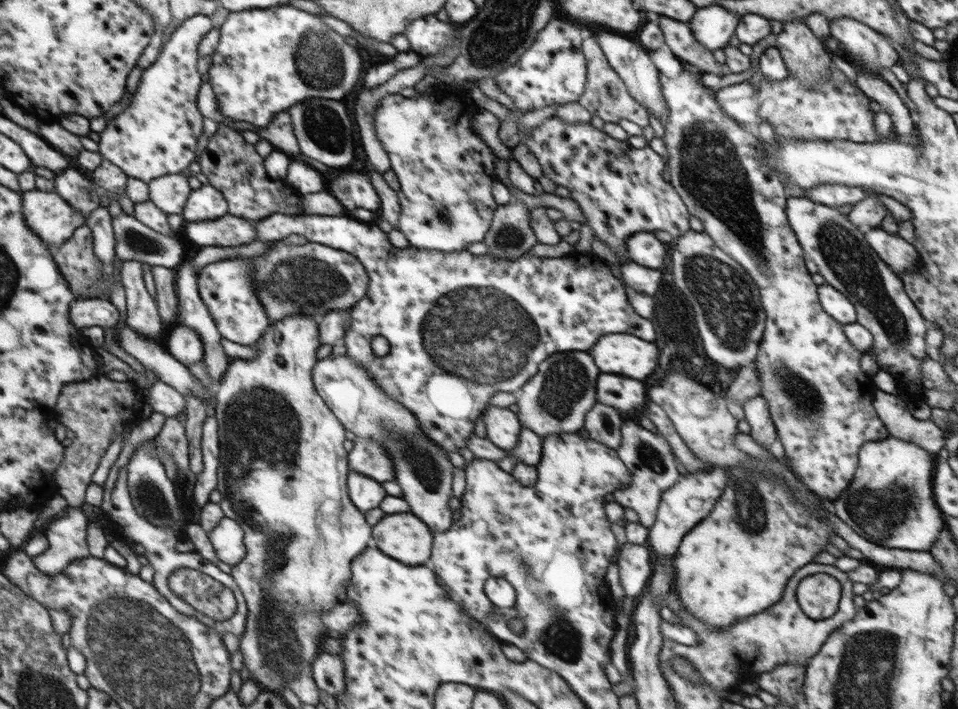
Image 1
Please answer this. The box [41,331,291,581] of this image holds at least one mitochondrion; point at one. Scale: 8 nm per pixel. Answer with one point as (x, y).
(150, 498)

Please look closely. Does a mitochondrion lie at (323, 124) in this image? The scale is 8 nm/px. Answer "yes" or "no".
yes

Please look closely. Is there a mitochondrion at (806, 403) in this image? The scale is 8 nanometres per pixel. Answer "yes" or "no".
yes

